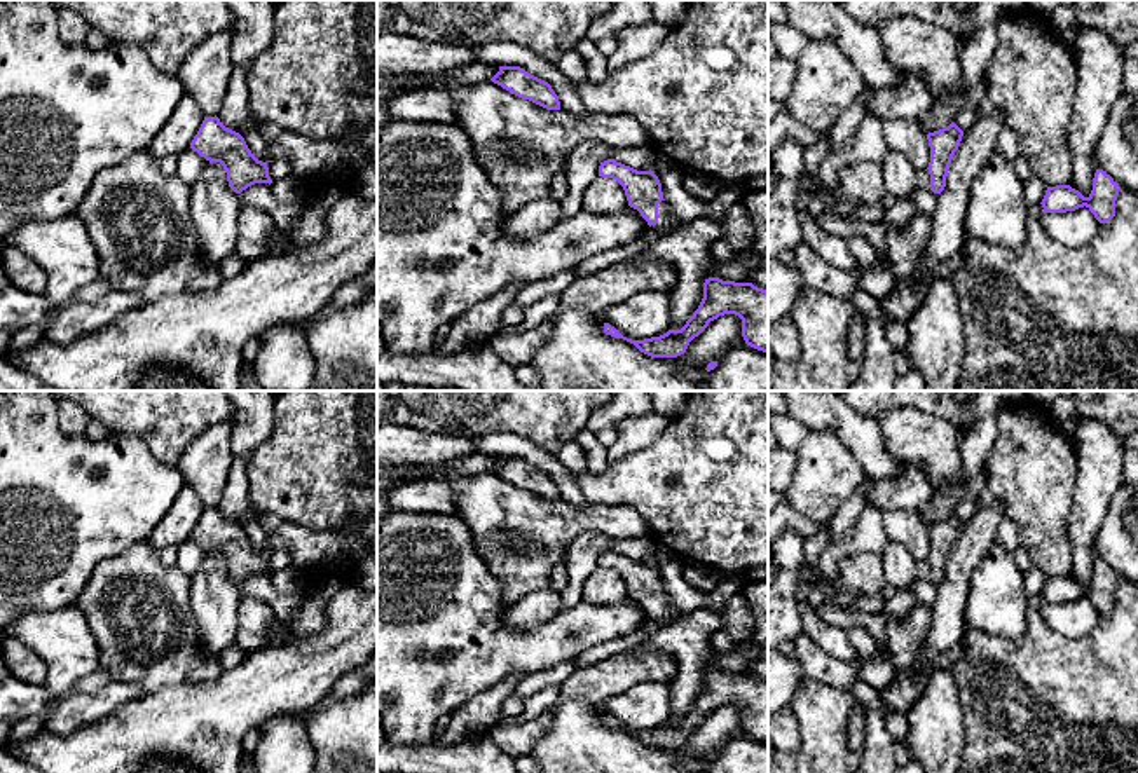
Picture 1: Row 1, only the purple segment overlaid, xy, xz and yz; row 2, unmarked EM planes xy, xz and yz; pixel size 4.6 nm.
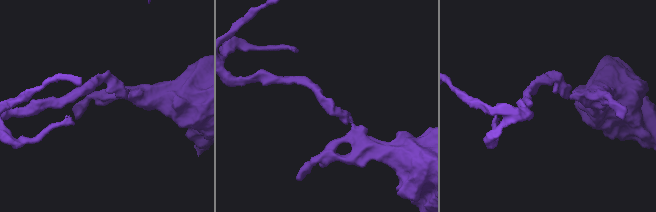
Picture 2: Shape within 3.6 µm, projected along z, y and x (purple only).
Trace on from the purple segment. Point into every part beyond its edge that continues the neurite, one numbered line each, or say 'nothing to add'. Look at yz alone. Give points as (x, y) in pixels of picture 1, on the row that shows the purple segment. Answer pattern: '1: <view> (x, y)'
nothing to add

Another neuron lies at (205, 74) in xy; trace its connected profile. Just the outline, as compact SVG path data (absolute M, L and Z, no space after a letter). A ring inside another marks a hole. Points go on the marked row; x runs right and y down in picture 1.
M232 30L208 37L176 72L176 79L204 117L215 117L222 108L234 68L230 44Z

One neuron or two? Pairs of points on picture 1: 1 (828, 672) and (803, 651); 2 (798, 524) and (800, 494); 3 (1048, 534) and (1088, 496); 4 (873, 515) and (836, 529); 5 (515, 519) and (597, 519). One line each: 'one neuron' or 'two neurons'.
1: one neuron
2: two neurons
3: two neurons
4: two neurons
5: one neuron

